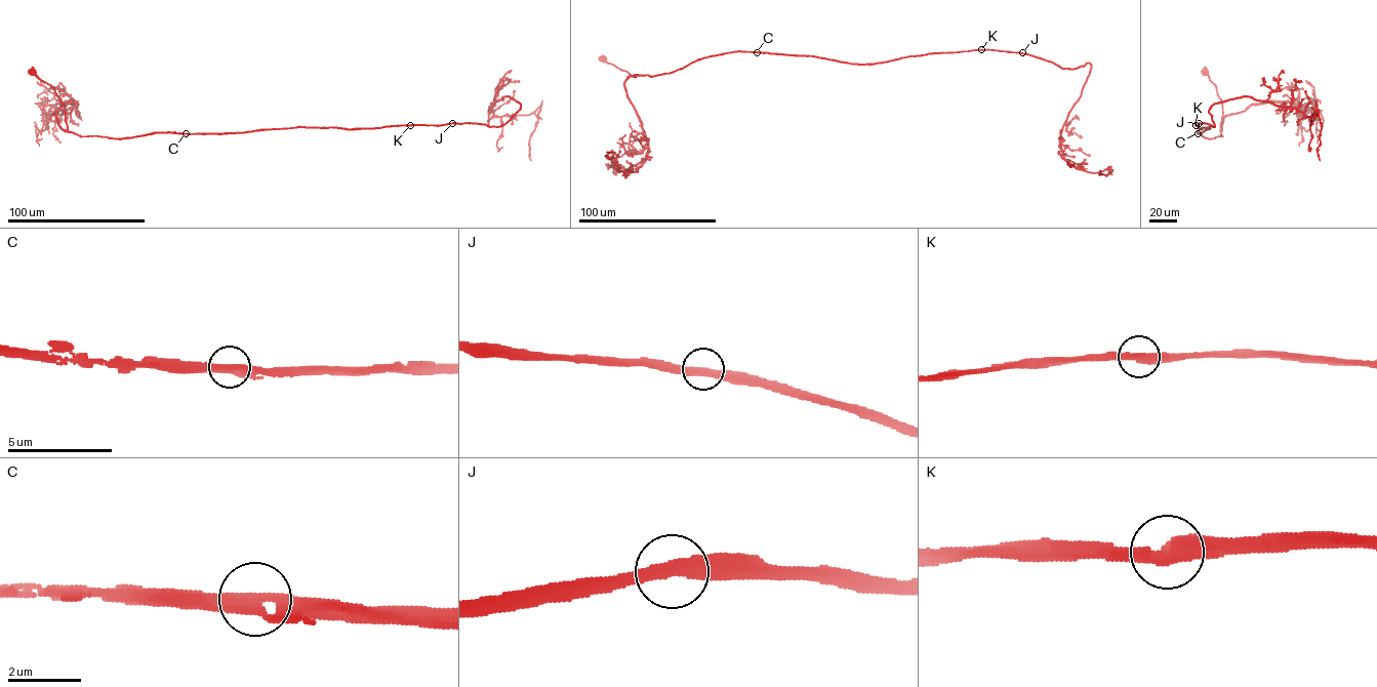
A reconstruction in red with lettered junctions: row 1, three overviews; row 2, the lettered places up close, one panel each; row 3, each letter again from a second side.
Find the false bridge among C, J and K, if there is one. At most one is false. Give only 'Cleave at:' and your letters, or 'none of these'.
Cleave at: none of these

